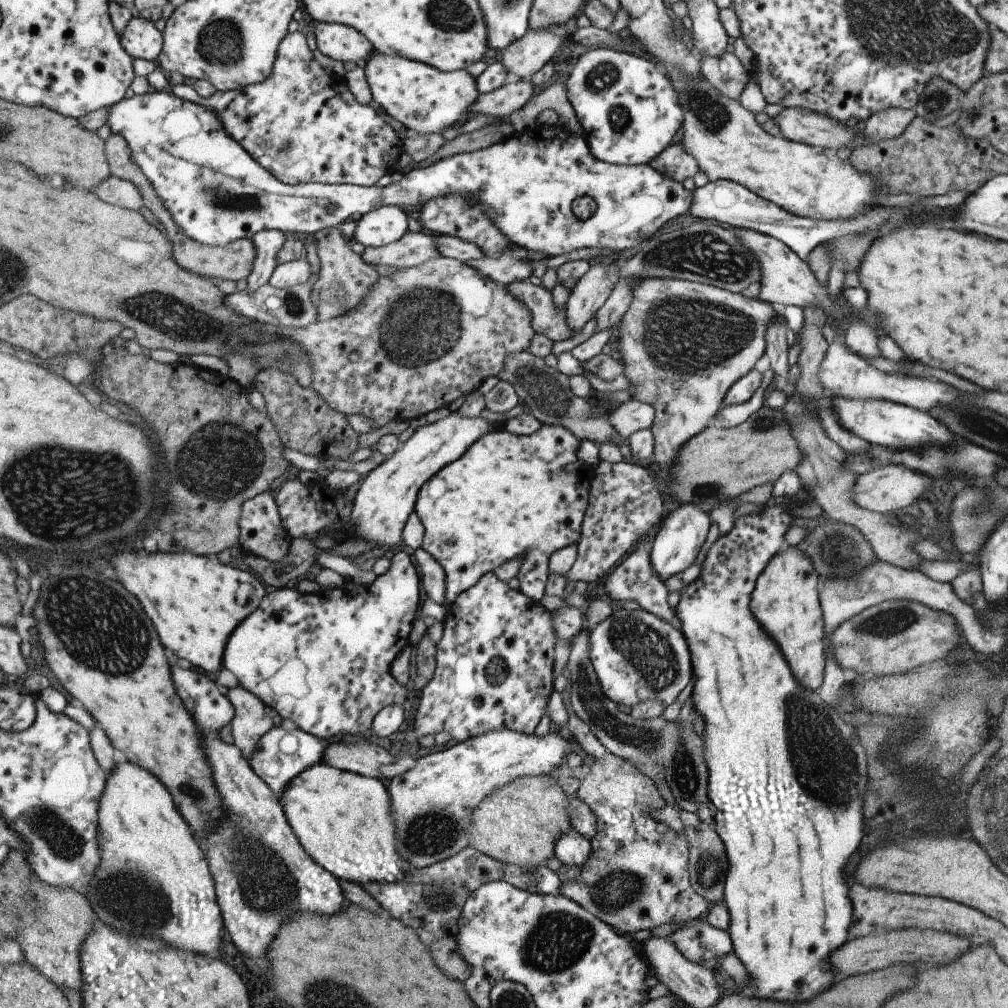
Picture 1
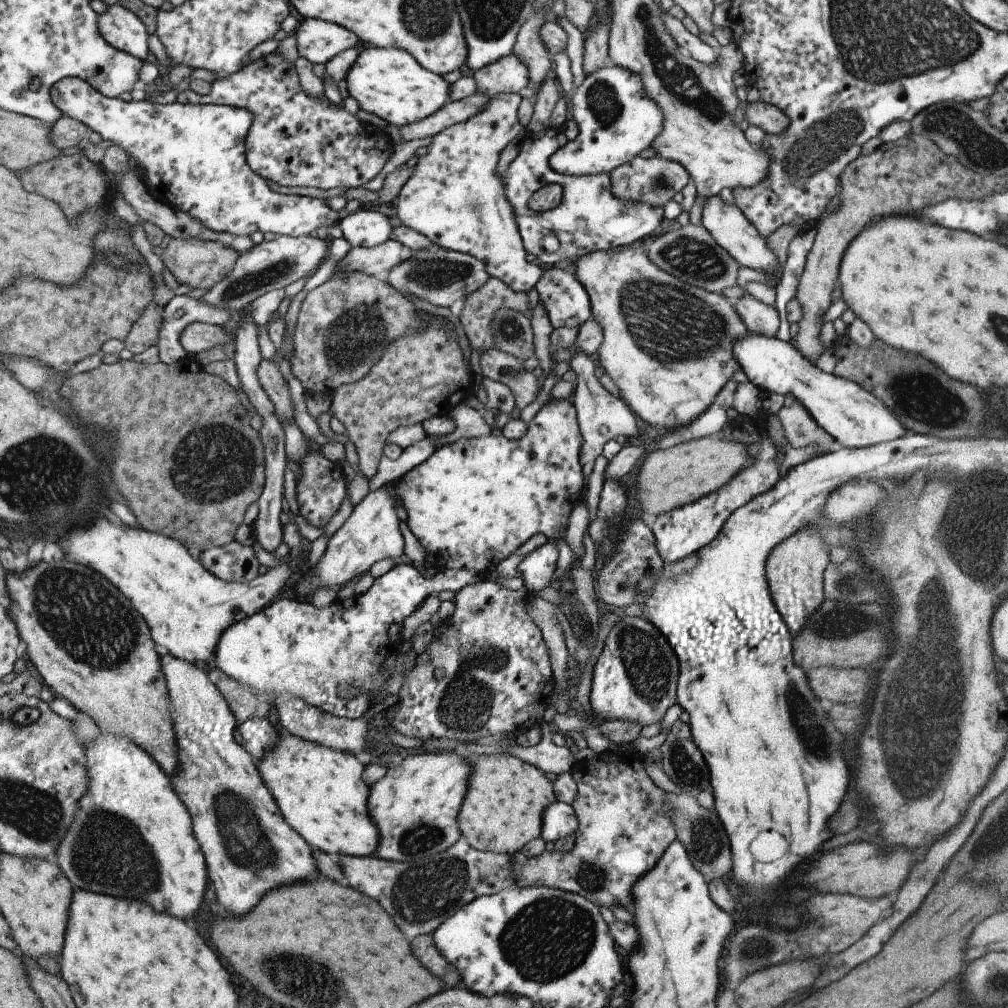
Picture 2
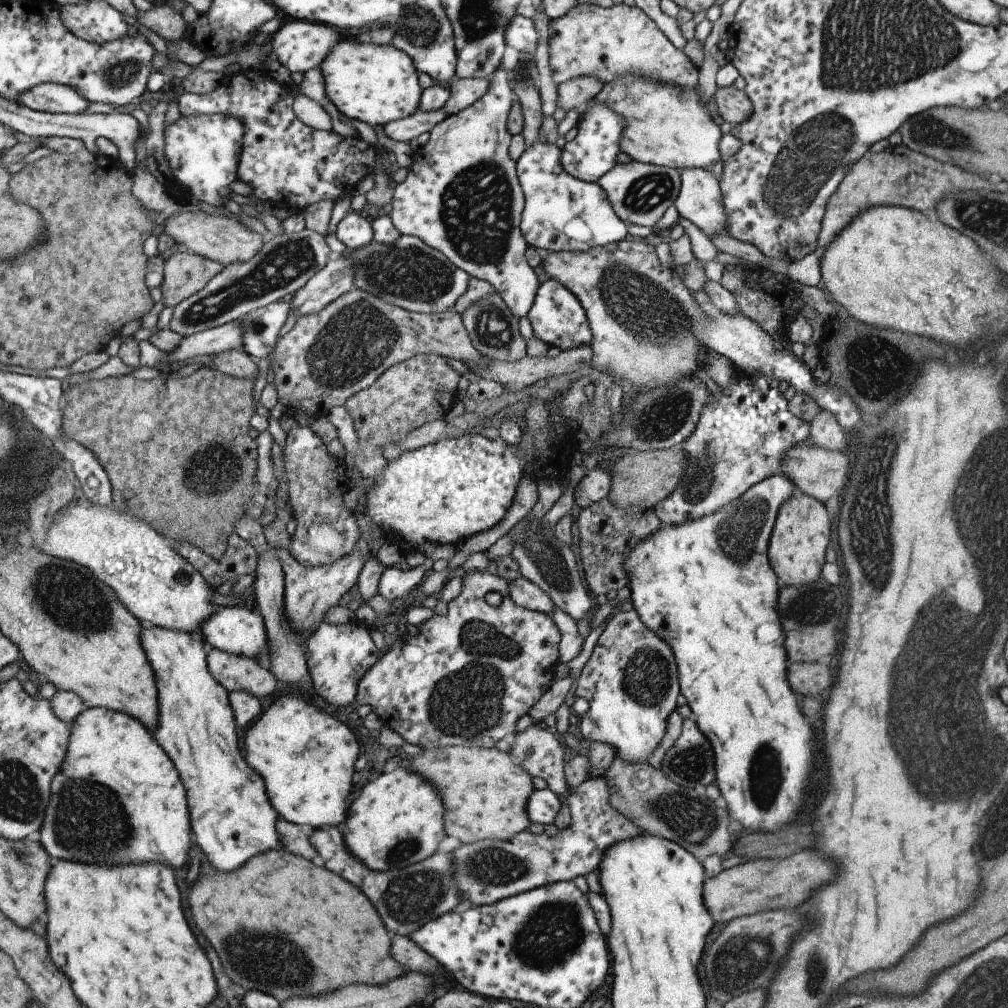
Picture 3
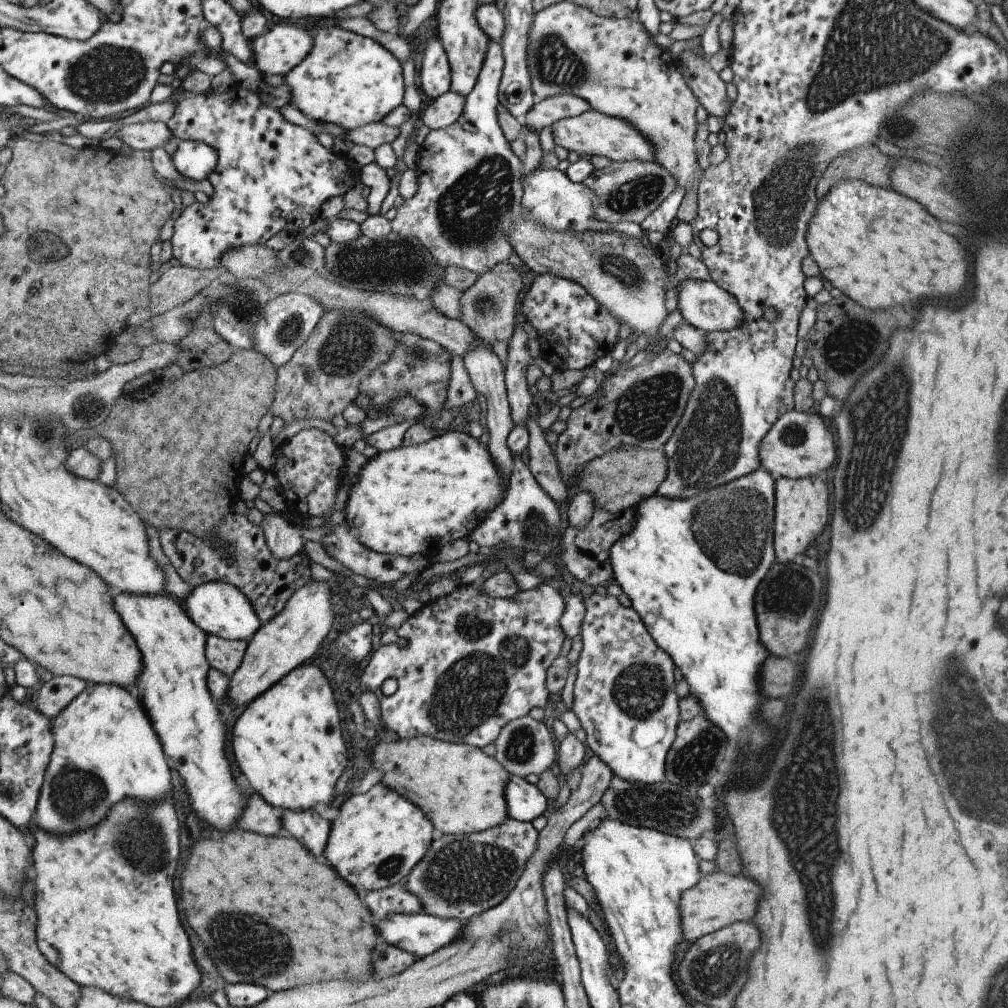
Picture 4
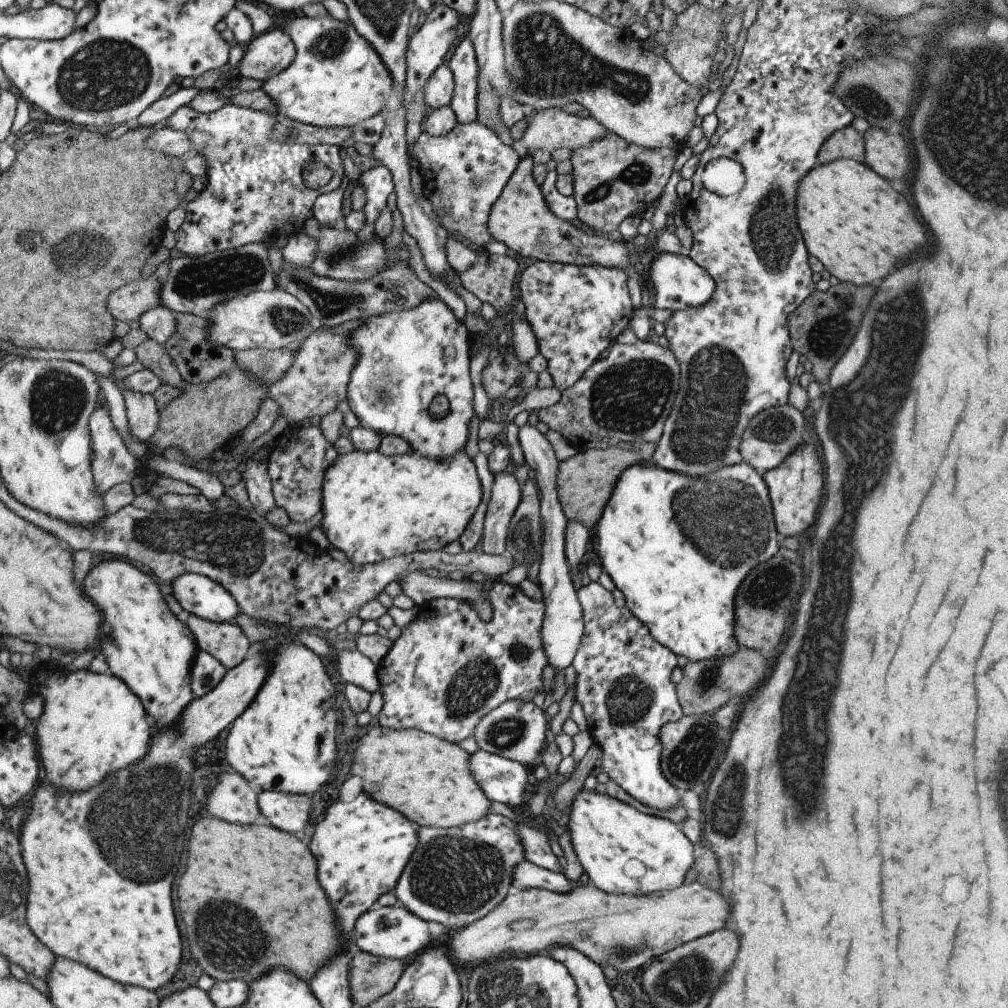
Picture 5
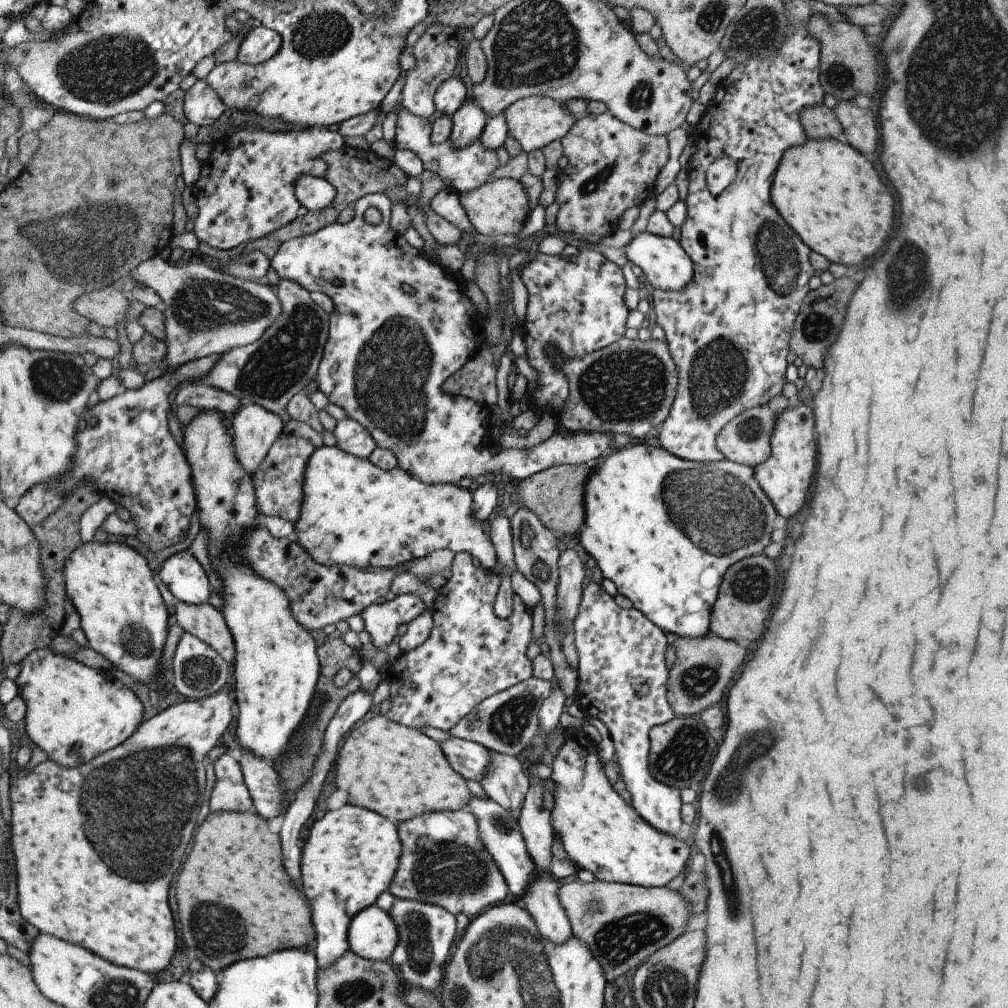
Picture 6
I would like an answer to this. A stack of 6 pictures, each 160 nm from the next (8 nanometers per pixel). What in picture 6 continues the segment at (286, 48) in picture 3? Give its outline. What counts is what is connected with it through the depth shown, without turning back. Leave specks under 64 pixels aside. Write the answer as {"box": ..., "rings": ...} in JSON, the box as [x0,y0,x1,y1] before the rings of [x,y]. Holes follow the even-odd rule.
{"box":[235,24,282,66],"rings":[[[256,24],[256,27],[245,33],[236,52],[235,59],[240,64],[249,64],[249,66],[262,63],[271,58],[272,54],[275,54],[281,42],[282,38],[278,32]]]}

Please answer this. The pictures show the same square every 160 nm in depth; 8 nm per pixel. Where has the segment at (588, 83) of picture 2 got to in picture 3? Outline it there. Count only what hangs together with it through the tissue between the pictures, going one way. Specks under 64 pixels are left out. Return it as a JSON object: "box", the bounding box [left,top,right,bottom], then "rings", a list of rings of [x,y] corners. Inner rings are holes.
{"box":[560,101,624,183],"rings":[[[588,101],[582,110],[584,119],[577,126],[576,135],[571,141],[564,144],[560,151],[561,166],[565,173],[588,183],[605,174],[614,164],[618,150],[618,138],[622,131],[624,120],[614,112],[611,112],[604,104],[596,101]]]}

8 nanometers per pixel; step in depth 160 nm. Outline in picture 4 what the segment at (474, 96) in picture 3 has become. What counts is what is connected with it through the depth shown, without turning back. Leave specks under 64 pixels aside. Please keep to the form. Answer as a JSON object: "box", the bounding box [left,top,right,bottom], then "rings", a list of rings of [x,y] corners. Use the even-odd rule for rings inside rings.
{"box":[419,90,464,131],"rings":[[[449,90],[435,100],[424,103],[419,114],[419,123],[427,126],[430,131],[448,127],[459,120],[463,105],[464,98]]]}

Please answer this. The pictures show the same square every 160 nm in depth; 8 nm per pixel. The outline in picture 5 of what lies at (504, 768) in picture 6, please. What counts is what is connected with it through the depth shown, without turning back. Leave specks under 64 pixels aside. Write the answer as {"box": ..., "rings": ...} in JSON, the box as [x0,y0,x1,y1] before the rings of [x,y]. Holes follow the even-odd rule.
{"box":[513,821,557,871],"rings":[[[515,821],[513,824],[515,834],[518,836],[522,846],[524,858],[541,868],[550,871],[555,870],[557,857],[549,849],[547,836],[534,827],[527,826],[521,822]]]}

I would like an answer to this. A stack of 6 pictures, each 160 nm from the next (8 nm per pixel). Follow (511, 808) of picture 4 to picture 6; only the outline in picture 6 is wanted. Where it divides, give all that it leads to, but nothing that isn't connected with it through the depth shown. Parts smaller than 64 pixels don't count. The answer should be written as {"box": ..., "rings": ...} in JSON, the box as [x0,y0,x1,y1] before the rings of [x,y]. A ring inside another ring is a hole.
{"box":[438,737,489,780],"rings":[[[457,737],[438,742],[450,767],[465,780],[475,780],[484,775],[489,762],[484,746]]]}

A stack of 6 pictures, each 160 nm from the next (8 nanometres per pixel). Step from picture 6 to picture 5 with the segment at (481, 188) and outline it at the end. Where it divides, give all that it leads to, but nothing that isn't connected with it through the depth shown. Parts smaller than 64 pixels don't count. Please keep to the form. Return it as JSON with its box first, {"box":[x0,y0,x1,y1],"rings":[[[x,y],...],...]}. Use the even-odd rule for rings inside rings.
{"box":[486,157,647,286],"rings":[[[527,157],[518,160],[510,179],[503,186],[502,191],[491,205],[488,212],[486,229],[492,240],[501,242],[508,248],[514,257],[526,261],[539,259],[556,263],[571,263],[574,265],[603,265],[615,267],[625,271],[627,276],[636,272],[640,281],[647,286],[646,272],[637,262],[636,246],[633,240],[621,240],[618,235],[594,235],[588,230],[577,230],[568,221],[553,215],[545,205],[541,195],[540,186],[535,184],[532,177],[532,166],[535,165]]]}

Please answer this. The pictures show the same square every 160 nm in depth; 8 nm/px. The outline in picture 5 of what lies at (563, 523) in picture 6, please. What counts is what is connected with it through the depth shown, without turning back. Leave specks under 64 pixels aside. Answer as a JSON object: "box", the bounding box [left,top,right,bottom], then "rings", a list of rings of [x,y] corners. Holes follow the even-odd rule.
{"box":[555,444,655,532],"rings":[[[655,444],[641,445],[641,448],[623,450],[623,448],[605,447],[603,449],[587,449],[579,451],[573,456],[558,462],[555,475],[558,503],[567,521],[576,521],[593,532],[597,519],[605,506],[608,494],[611,494],[619,473],[627,466],[635,463],[653,465],[652,454]]]}

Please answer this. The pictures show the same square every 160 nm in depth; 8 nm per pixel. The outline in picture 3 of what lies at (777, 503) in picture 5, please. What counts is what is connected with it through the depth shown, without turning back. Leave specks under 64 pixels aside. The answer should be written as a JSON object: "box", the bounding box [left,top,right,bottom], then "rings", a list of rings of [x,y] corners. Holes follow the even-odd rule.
{"box":[765,489,831,588],"rings":[[[795,489],[792,497],[779,505],[768,549],[765,551],[765,559],[771,565],[779,586],[791,585],[793,588],[816,581],[825,562],[823,557],[831,534],[831,523],[825,505]]]}

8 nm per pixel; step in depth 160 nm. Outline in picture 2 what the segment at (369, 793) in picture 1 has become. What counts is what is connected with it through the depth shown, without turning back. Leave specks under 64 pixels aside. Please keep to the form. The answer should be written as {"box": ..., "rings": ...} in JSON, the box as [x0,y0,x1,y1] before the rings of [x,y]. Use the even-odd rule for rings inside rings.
{"box":[257,734,378,857],"rings":[[[293,734],[279,736],[277,744],[271,750],[265,750],[257,762],[263,784],[274,798],[284,821],[303,837],[310,848],[328,855],[350,857],[373,857],[378,841],[377,829],[367,812],[367,785],[361,782],[364,767],[356,756],[347,751],[332,749],[313,739]]]}

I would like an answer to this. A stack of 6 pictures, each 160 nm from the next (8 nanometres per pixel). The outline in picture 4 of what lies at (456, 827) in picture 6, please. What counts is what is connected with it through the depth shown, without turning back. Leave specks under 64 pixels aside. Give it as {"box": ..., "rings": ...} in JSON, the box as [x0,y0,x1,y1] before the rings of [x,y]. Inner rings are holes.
{"box":[403,817,538,921],"rings":[[[505,817],[498,825],[481,832],[464,835],[434,833],[426,852],[407,873],[403,888],[419,899],[421,912],[442,919],[466,921],[470,916],[499,904],[507,896],[531,853],[536,849],[537,837],[538,834],[530,822],[511,817]]]}

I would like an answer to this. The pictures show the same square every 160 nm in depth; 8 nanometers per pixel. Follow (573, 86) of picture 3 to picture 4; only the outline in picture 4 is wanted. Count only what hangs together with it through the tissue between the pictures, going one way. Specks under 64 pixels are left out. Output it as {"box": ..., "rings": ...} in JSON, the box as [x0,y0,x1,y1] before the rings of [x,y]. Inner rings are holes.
{"box":[521,94,590,133],"rings":[[[567,94],[547,97],[534,105],[521,117],[521,126],[534,133],[543,130],[559,119],[576,117],[589,111],[590,106],[582,98]]]}

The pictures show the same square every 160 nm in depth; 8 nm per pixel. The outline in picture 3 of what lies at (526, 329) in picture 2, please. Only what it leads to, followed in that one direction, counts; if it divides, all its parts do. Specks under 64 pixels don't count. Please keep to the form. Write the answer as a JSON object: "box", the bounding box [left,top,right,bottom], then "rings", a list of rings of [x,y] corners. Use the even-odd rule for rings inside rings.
{"box":[460,292,526,363],"rings":[[[493,292],[493,294],[482,296],[477,302],[463,310],[460,317],[471,344],[481,356],[510,363],[526,356],[526,340],[519,335],[518,320],[508,312],[508,308],[499,294]]]}

